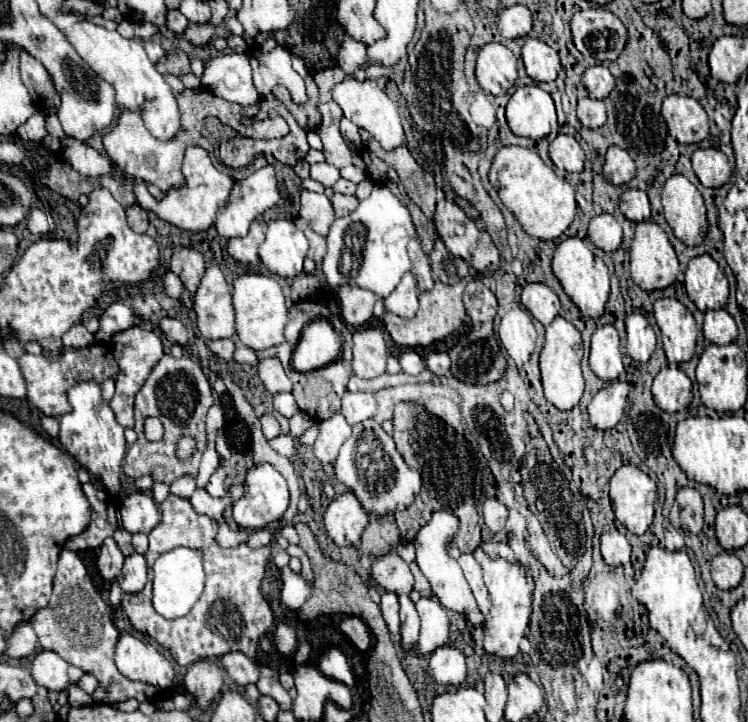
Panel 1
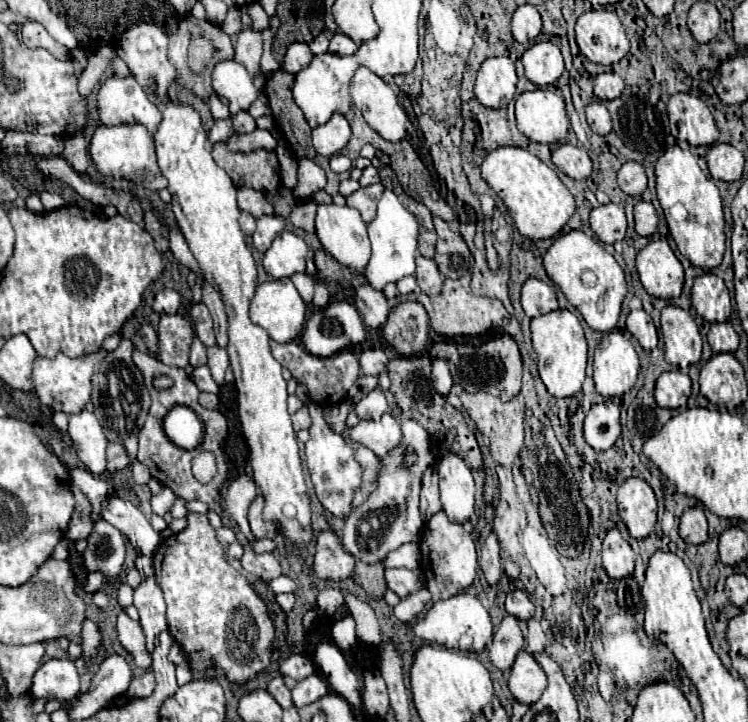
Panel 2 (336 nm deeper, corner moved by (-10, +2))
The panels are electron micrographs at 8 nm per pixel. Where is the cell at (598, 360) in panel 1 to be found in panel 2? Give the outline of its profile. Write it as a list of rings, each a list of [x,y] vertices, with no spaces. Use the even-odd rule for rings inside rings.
[[[620,331],[604,333],[594,353],[594,383],[602,397],[616,397],[630,391],[636,383],[640,361],[630,339]]]

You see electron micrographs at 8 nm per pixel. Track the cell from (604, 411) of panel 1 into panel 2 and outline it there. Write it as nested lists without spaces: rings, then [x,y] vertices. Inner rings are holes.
[[[614,401],[592,405],[584,419],[584,437],[596,451],[610,449],[620,437],[620,407]]]

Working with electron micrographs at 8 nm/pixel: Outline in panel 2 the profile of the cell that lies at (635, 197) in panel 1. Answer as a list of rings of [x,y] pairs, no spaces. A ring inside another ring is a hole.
[[[638,201],[634,205],[634,219],[636,219],[636,233],[650,237],[656,233],[658,227],[658,213],[650,201]]]

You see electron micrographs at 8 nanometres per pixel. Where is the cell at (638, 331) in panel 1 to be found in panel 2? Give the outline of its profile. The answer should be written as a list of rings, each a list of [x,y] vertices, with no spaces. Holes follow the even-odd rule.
[[[630,311],[628,319],[626,319],[626,329],[642,345],[642,349],[646,349],[646,351],[656,349],[656,343],[658,343],[656,327],[652,323],[652,317],[646,311]]]

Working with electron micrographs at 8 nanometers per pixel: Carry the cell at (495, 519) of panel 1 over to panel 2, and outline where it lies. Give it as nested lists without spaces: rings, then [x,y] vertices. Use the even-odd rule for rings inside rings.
[[[492,531],[482,547],[482,555],[480,555],[480,569],[484,571],[484,577],[490,585],[496,585],[500,575],[502,575],[502,565],[500,565],[500,545],[498,545],[498,537]]]

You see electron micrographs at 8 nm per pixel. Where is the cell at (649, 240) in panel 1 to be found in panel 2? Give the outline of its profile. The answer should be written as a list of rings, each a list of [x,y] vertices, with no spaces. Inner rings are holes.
[[[652,239],[636,255],[636,269],[648,295],[672,299],[682,293],[684,267],[666,239]]]

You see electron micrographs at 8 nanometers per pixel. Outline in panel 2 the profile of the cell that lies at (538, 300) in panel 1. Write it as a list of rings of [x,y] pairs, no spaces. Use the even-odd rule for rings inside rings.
[[[528,279],[522,287],[522,307],[530,319],[556,311],[558,299],[554,287],[540,279]]]

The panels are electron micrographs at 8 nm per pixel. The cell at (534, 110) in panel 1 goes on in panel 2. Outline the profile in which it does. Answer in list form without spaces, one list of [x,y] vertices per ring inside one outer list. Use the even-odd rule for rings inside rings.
[[[534,89],[518,95],[515,117],[518,129],[536,143],[556,143],[570,129],[564,97],[552,89]]]

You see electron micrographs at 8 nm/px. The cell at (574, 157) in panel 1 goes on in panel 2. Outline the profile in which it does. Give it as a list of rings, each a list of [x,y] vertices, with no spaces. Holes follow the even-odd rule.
[[[560,145],[552,153],[552,163],[572,179],[586,179],[592,173],[592,161],[588,153],[576,145]]]

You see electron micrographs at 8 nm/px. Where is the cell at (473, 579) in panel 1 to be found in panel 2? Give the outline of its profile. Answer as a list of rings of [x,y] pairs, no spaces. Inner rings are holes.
[[[507,615],[500,624],[498,633],[494,635],[492,647],[488,649],[490,661],[498,667],[498,669],[510,669],[512,663],[516,661],[516,655],[525,648],[524,637],[519,627],[518,620]]]

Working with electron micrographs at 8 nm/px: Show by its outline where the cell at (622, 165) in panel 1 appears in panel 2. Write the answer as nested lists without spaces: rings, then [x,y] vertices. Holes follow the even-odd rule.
[[[626,161],[618,171],[618,185],[628,195],[642,195],[646,189],[644,167],[636,161]]]

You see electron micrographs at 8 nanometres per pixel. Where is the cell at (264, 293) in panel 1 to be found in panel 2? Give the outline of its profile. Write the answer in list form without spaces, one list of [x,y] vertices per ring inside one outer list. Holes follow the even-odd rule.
[[[290,279],[266,281],[266,283],[256,287],[256,295],[250,303],[250,319],[252,319],[252,323],[266,329],[266,333],[274,341],[286,343],[286,341],[292,341],[300,335],[304,321],[306,321],[306,305],[304,305],[302,297],[298,295],[298,291]]]

